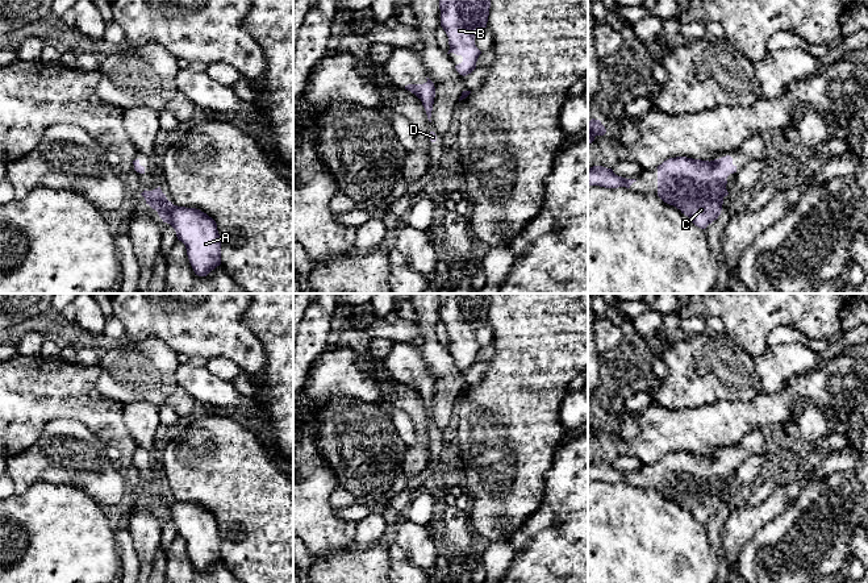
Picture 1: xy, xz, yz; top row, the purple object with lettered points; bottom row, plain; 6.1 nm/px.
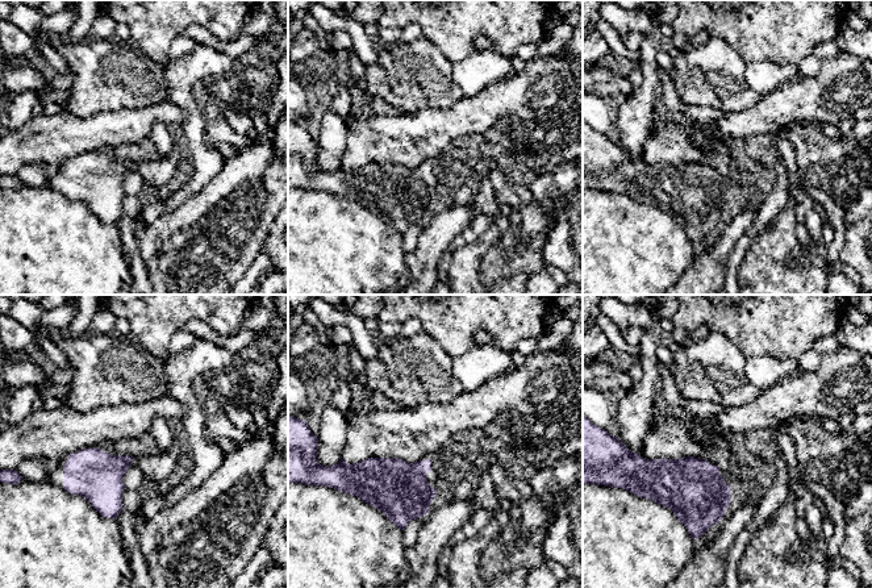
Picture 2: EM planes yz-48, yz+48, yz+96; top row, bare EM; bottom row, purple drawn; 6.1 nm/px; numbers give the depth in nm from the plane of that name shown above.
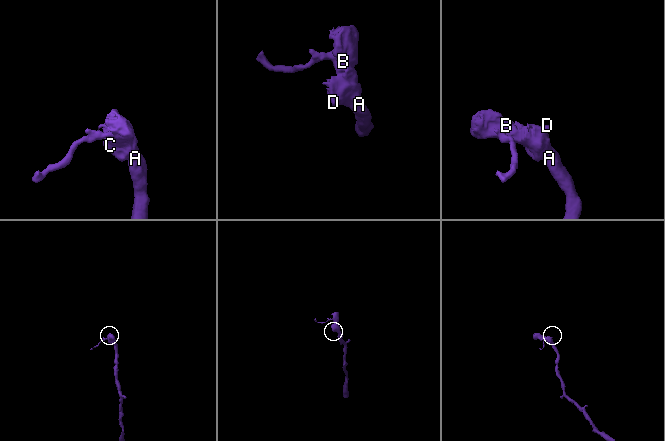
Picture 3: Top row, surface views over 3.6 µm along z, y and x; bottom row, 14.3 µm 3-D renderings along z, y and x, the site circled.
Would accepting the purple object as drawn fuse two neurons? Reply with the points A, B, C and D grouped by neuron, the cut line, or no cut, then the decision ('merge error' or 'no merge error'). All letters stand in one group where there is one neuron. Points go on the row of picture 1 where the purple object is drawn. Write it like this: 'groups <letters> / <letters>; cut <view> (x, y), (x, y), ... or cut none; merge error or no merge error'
groups A B C D; cut none; no merge error

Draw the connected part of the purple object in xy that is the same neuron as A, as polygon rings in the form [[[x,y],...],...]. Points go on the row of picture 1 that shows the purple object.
[[[160,187],[141,193],[163,222],[170,224],[185,245],[189,263],[199,276],[206,276],[221,265],[221,241],[216,221],[196,208],[174,205]]]

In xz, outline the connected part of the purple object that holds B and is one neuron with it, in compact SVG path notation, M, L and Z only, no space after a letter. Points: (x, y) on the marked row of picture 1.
M439 0L441 26L448 37L450 50L463 57L456 71L466 76L476 68L481 51L475 45L475 37L485 32L491 0Z

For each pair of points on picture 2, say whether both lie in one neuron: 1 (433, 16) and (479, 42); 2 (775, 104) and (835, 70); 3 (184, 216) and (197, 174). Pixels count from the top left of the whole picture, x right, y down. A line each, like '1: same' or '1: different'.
1: different
2: same
3: different

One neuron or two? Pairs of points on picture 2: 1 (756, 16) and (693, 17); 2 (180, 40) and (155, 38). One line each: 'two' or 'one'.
1: one
2: two

